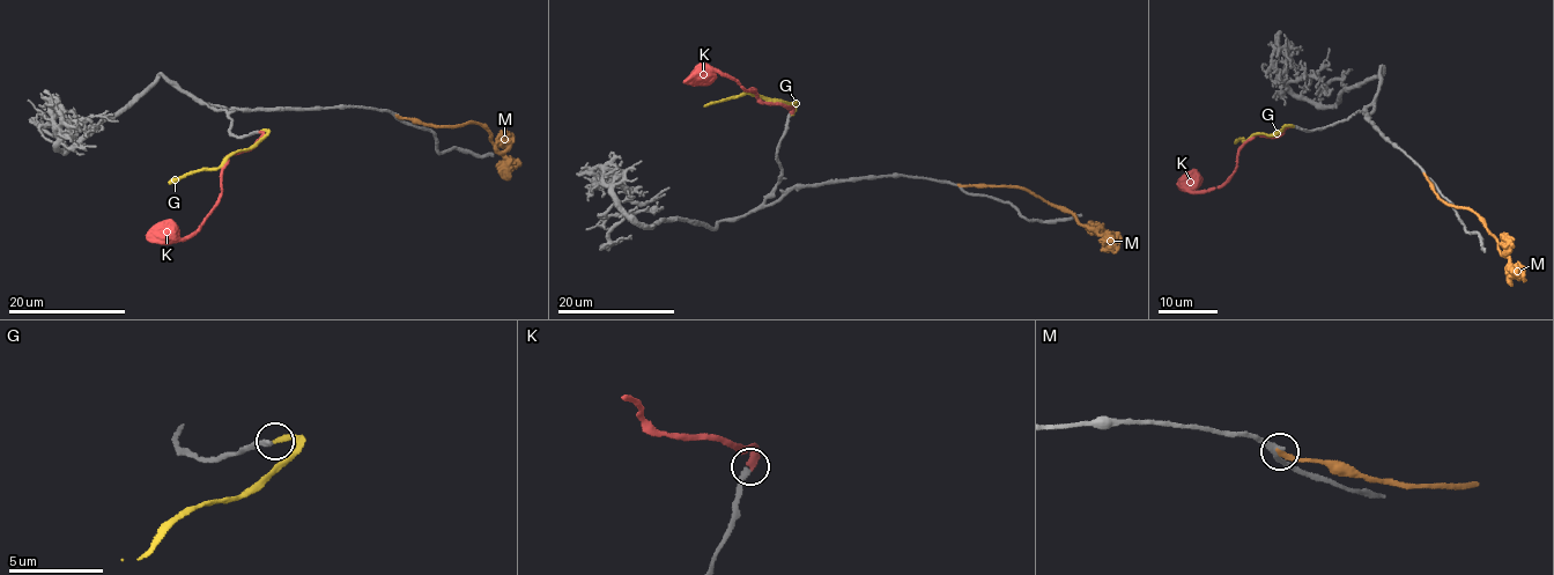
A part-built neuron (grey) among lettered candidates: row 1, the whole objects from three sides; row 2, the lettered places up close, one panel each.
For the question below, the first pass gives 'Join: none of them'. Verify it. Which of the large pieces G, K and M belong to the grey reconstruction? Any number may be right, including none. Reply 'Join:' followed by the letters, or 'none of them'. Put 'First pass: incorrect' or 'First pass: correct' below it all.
Join: K
First pass: incorrect

